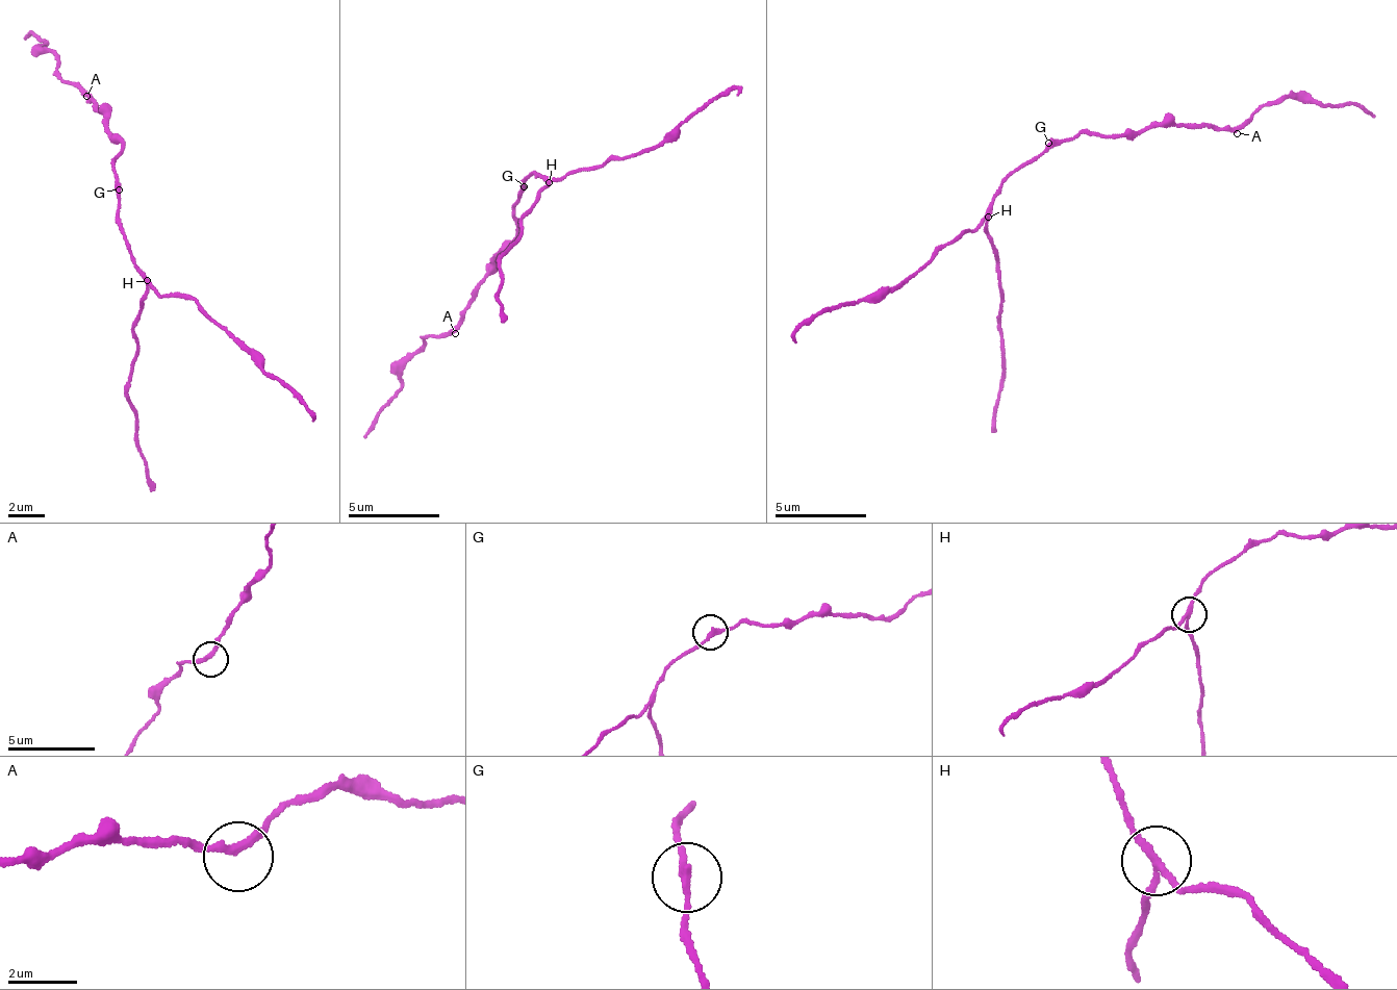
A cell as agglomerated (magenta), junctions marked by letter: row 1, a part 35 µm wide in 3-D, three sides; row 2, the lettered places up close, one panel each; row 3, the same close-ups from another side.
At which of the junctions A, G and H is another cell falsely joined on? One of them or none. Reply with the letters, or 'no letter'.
H

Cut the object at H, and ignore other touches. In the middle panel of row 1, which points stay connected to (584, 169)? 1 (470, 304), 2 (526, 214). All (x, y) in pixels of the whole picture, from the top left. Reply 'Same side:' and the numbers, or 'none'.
Same side: 1

